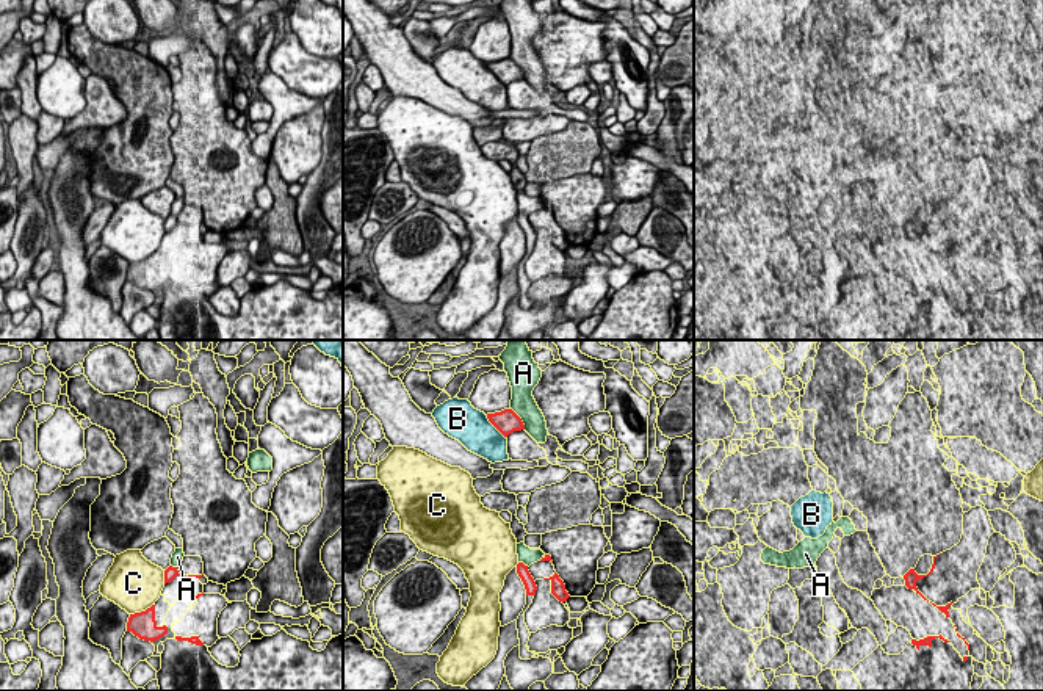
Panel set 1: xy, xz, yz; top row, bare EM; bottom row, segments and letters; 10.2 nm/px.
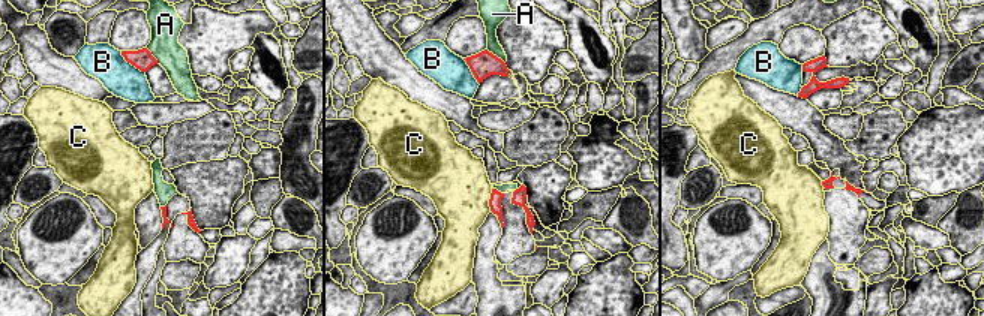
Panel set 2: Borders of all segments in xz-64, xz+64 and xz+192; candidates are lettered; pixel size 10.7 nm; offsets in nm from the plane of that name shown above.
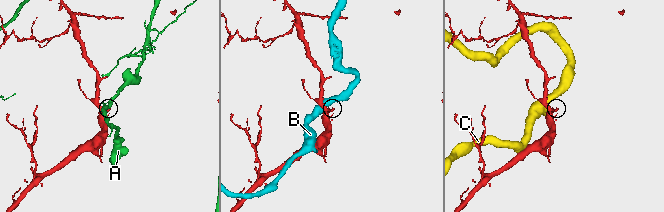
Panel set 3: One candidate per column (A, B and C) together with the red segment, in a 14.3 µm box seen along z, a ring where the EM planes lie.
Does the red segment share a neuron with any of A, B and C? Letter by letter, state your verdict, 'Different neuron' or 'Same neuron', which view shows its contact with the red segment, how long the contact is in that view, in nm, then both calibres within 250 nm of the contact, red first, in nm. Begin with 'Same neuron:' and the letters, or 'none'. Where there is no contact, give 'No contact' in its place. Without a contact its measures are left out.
Same neuron: none
A: Different neuron. Touches red in xz. Shared border 280 nm. Thickness 240 nm (red) against 240 nm
B: Different neuron. Touches red in xz. Shared border 320 nm. Thickness 240 nm (red) against 380 nm
C: Different neuron. Touches red in xy. Shared border 280 nm. Thickness 260 nm (red) against 480 nm

